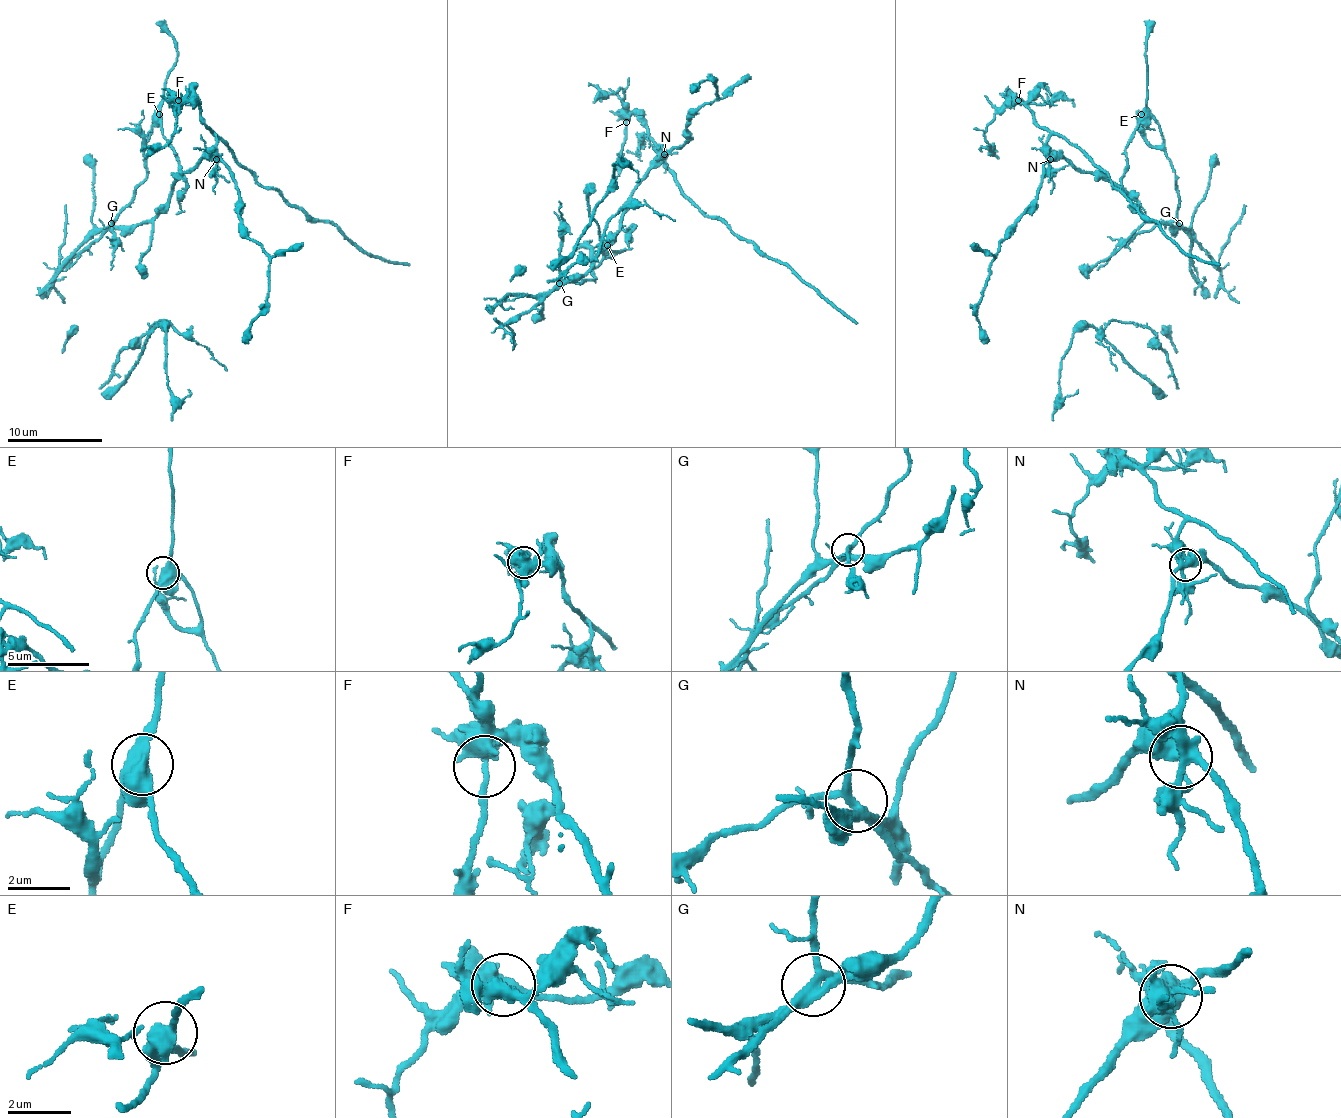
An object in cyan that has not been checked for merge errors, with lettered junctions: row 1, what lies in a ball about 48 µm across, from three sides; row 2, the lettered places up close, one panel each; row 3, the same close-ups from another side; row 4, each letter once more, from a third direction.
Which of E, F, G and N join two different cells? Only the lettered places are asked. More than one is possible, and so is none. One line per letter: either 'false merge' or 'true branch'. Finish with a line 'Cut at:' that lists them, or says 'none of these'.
E: true branch
F: true branch
G: true branch
N: false merge
Cut at: N

